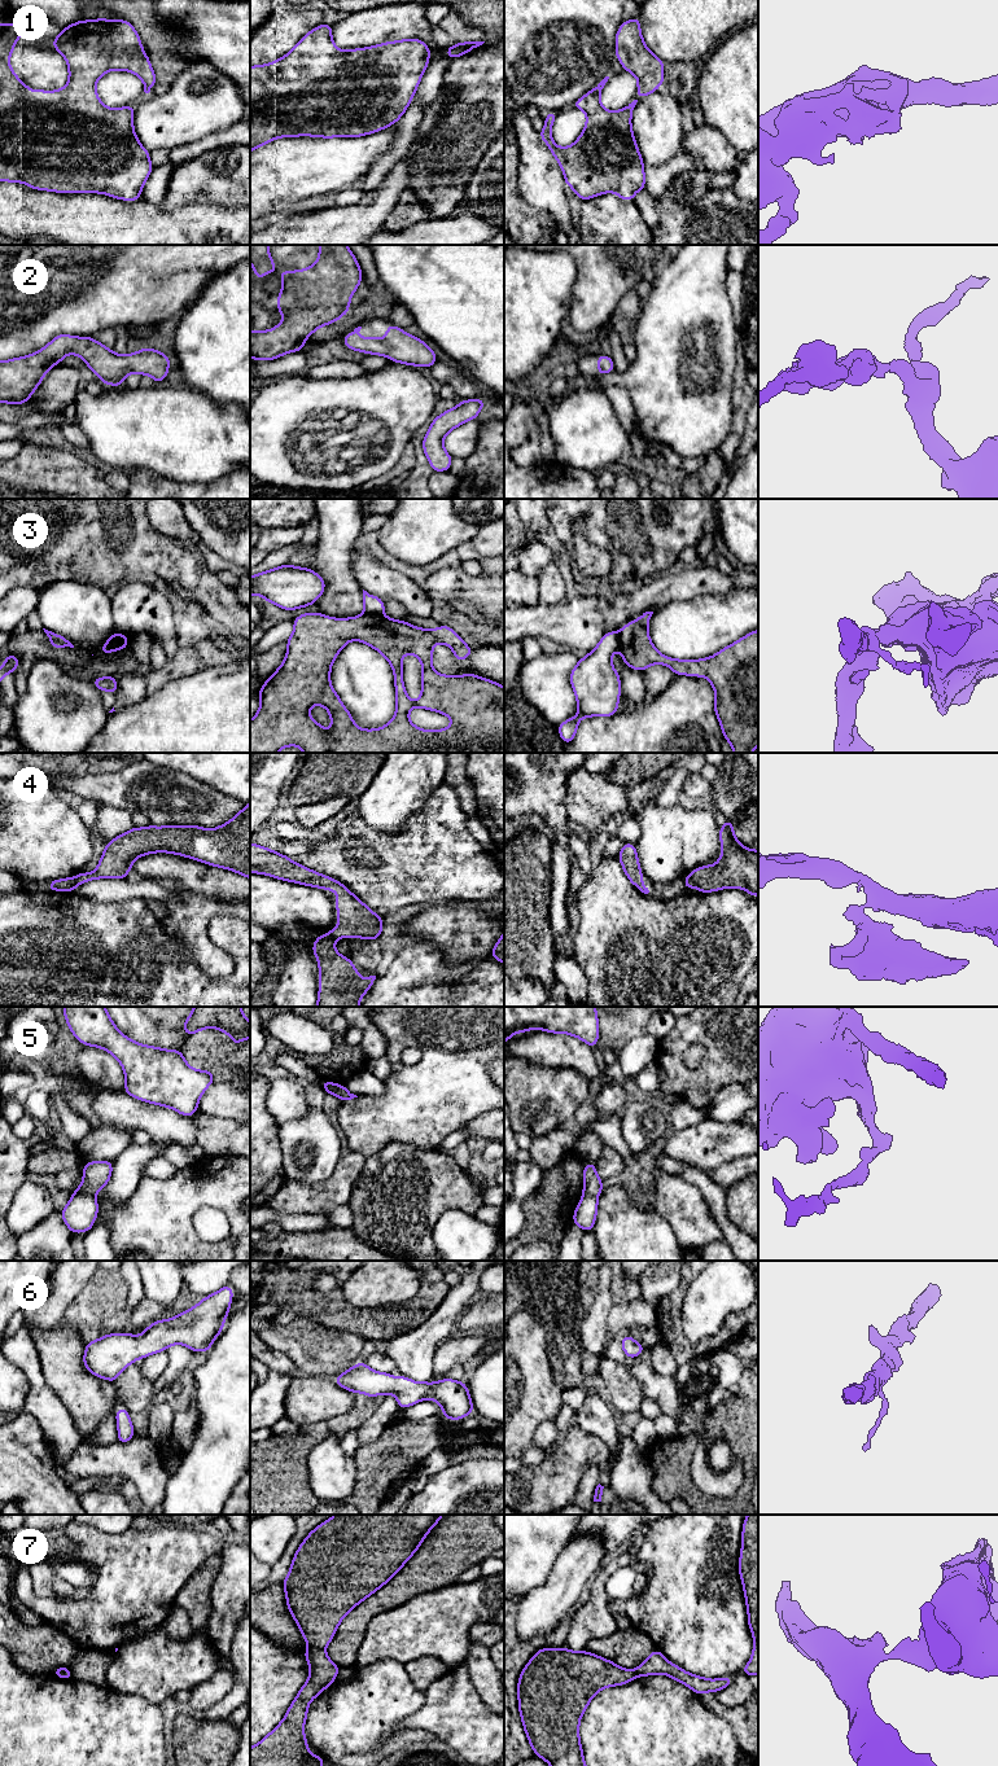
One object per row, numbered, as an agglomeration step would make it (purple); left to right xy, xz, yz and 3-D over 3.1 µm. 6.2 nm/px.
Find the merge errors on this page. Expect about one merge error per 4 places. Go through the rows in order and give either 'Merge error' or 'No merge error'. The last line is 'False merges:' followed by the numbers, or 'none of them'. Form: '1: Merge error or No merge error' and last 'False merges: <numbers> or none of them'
1: No merge error
2: No merge error
3: Merge error
4: Merge error
5: Merge error
6: No merge error
7: Merge error
False merges: 3, 4, 5, 7

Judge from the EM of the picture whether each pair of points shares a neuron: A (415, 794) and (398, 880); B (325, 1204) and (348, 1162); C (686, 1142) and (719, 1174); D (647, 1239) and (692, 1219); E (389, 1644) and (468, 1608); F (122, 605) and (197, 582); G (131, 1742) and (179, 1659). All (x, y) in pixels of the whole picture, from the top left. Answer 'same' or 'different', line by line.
A: different
B: same
C: different
D: different
E: same
F: different
G: different

